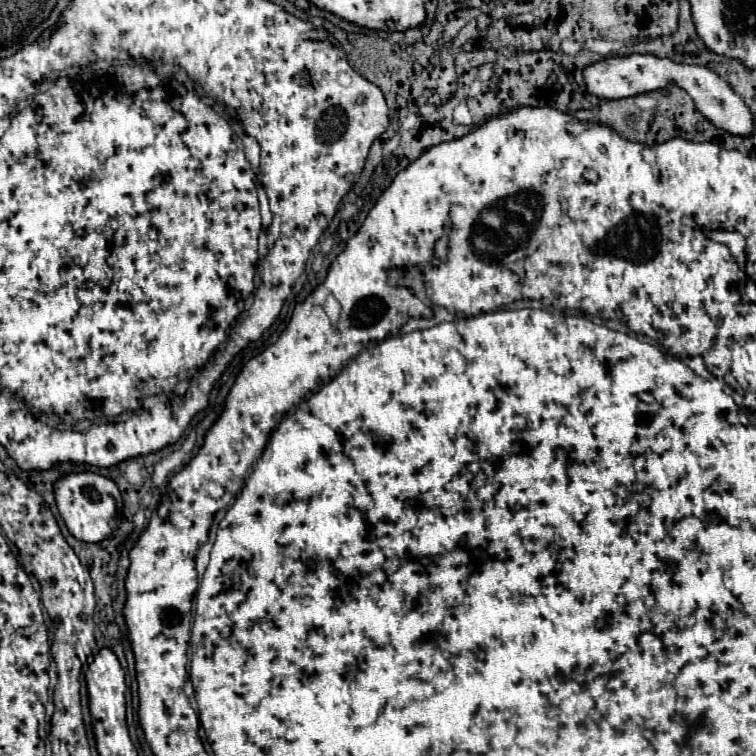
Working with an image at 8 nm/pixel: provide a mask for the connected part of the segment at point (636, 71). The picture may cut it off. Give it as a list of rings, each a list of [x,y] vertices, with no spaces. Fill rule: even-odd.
[[[632,53],[626,57],[610,57],[597,61],[583,70],[583,77],[587,92],[597,96],[598,99],[632,97],[632,95],[664,89],[670,83],[676,83],[678,87],[688,91],[696,109],[716,127],[738,137],[750,137],[754,131],[754,117],[750,107],[742,101],[742,97],[736,95],[728,83],[722,81],[712,69],[704,65],[686,65],[668,57],[656,57],[650,53],[648,55]]]

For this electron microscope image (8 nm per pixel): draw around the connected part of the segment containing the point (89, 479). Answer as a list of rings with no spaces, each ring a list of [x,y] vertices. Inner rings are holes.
[[[92,471],[70,473],[54,483],[54,493],[60,517],[64,519],[68,531],[80,541],[98,543],[106,539],[122,521],[122,495],[116,483],[108,477],[102,477]]]

